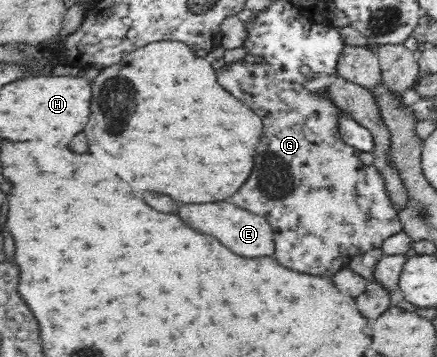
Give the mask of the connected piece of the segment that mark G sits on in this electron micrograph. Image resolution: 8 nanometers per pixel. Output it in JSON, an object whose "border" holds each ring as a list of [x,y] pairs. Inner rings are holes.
{"border":[[[245,61],[234,62],[225,64],[217,71],[217,79],[221,83],[221,87],[225,87],[229,93],[233,93],[233,97],[241,99],[249,109],[255,111],[255,114],[261,118],[262,121],[262,136],[260,137],[261,147],[257,147],[257,155],[255,155],[255,169],[251,173],[251,177],[247,179],[247,183],[235,193],[231,195],[227,201],[229,203],[235,203],[237,207],[243,207],[247,211],[262,215],[275,229],[274,241],[275,241],[275,259],[289,267],[289,269],[295,269],[295,271],[301,271],[301,273],[309,273],[309,275],[323,275],[323,277],[331,277],[334,273],[337,273],[341,268],[346,267],[349,262],[352,262],[355,255],[359,256],[369,249],[379,249],[382,247],[382,243],[391,235],[403,232],[403,222],[398,218],[399,214],[393,206],[393,200],[388,197],[387,191],[385,191],[385,180],[383,176],[379,174],[379,170],[372,165],[364,165],[359,160],[360,151],[347,145],[339,133],[339,113],[342,109],[336,105],[333,100],[329,100],[315,94],[315,92],[309,91],[302,83],[287,82],[287,80],[279,80],[277,74],[273,72],[273,68],[267,63],[253,62],[247,63]]]}

